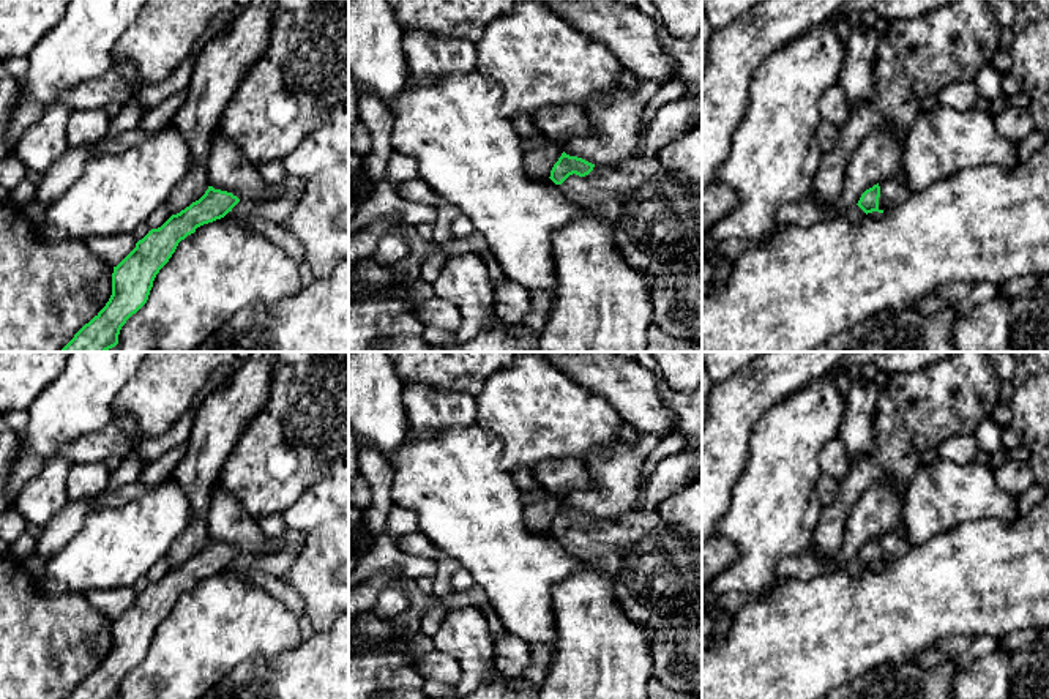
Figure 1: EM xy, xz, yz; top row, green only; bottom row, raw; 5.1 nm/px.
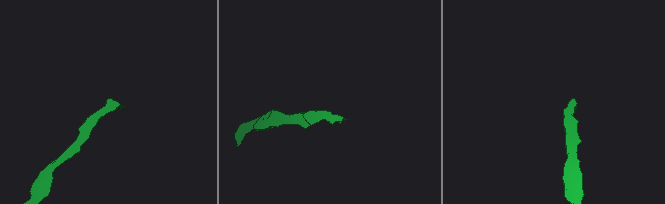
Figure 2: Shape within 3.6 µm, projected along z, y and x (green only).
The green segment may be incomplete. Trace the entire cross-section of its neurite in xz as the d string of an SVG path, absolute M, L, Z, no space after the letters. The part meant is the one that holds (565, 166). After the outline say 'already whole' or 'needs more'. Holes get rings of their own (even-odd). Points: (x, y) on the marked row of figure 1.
M563 151L549 178L569 200L607 219L618 251L633 267L651 276L702 270L702 186L685 174L661 166L656 158L629 156L595 166Z | needs more

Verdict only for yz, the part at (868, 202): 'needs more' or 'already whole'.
needs more

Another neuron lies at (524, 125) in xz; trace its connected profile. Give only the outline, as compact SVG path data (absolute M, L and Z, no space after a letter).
M514 114L510 120L521 137L535 139L541 134L530 114Z

